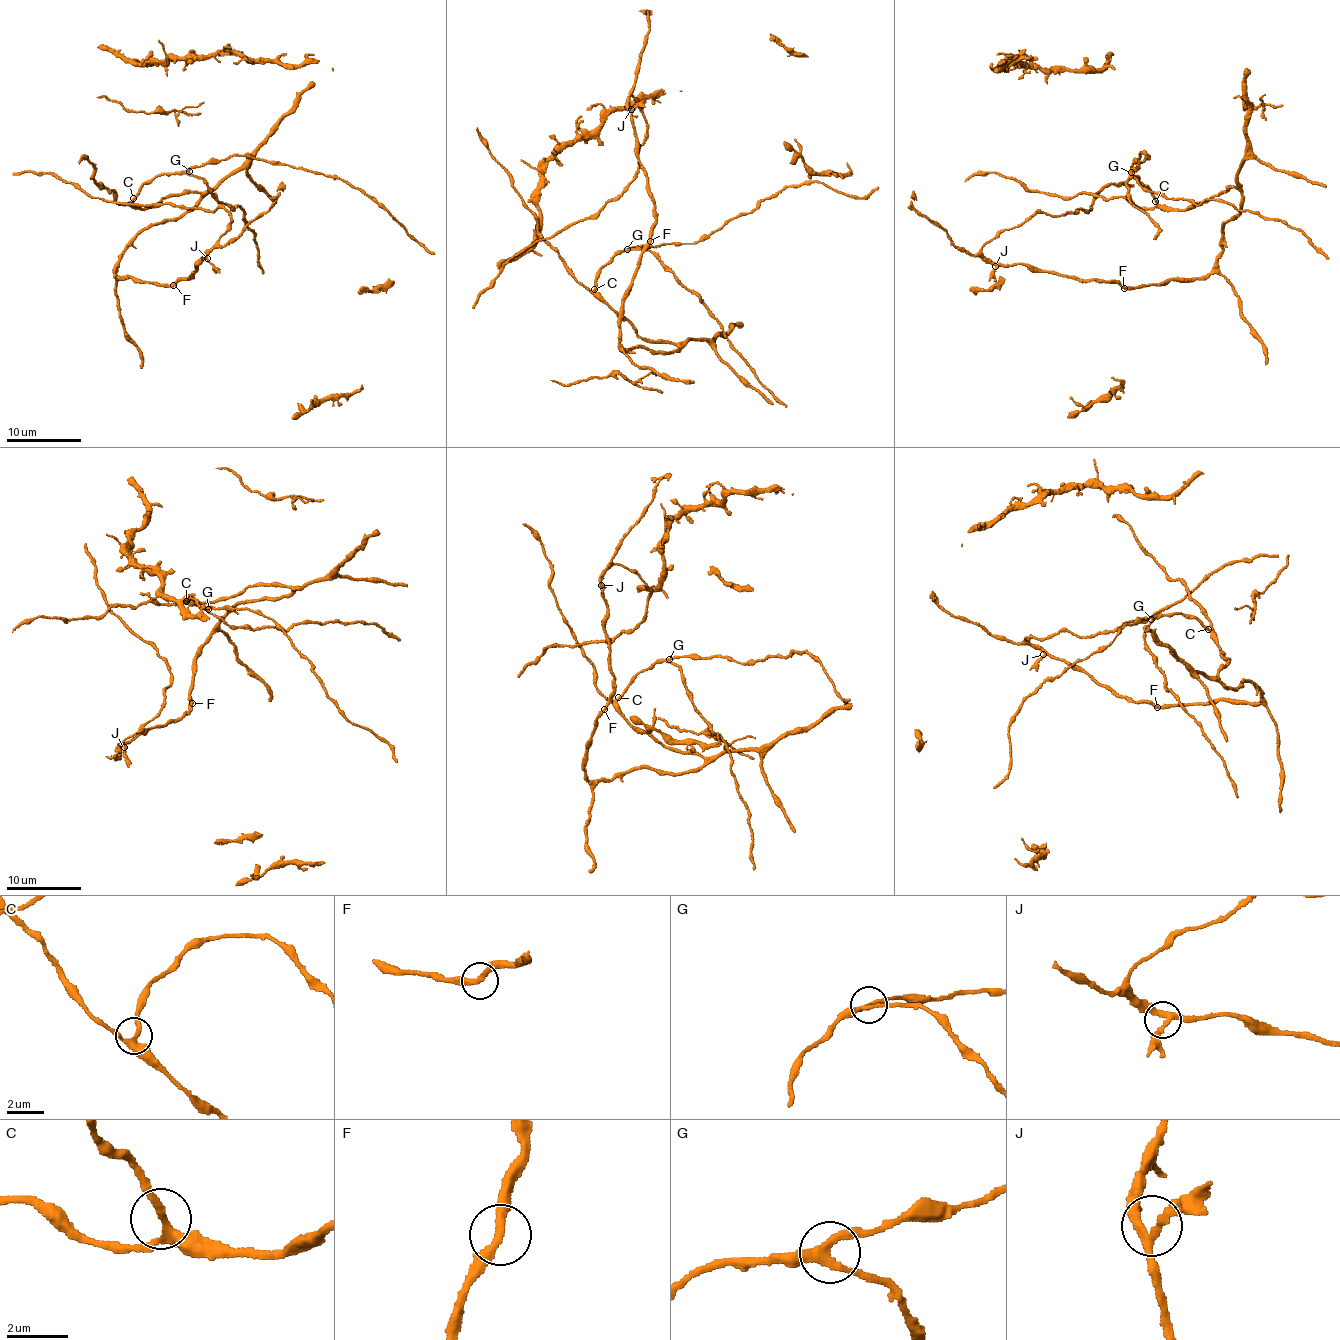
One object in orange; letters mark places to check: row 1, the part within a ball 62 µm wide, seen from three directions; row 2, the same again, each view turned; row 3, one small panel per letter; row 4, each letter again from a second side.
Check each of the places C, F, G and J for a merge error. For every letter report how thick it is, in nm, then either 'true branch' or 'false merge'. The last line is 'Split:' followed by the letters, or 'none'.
C: 240 nm thick; true branch
F: 280 nm thick; true branch
G: 240 nm thick; true branch
J: 220 nm thick; true branch
Split: none

